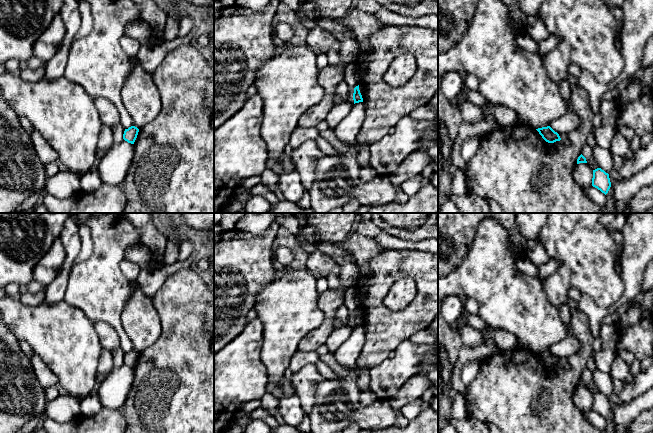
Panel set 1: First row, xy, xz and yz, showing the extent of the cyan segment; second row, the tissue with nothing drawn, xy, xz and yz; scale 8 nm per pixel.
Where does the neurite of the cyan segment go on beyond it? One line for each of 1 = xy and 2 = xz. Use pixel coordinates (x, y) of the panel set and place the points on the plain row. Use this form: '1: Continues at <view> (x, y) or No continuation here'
1: No continuation here
2: No continuation here

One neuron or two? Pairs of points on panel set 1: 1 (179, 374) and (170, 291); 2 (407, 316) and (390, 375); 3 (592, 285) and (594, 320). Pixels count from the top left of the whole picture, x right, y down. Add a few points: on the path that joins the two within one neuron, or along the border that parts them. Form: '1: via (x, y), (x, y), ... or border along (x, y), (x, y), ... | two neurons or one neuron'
1: via (179, 353), (179, 312) | one neuron
2: border along (408, 338), (403, 340), (393, 350) | two neurons
3: border along (581, 292), (600, 306), (610, 306), (617, 300) | two neurons

